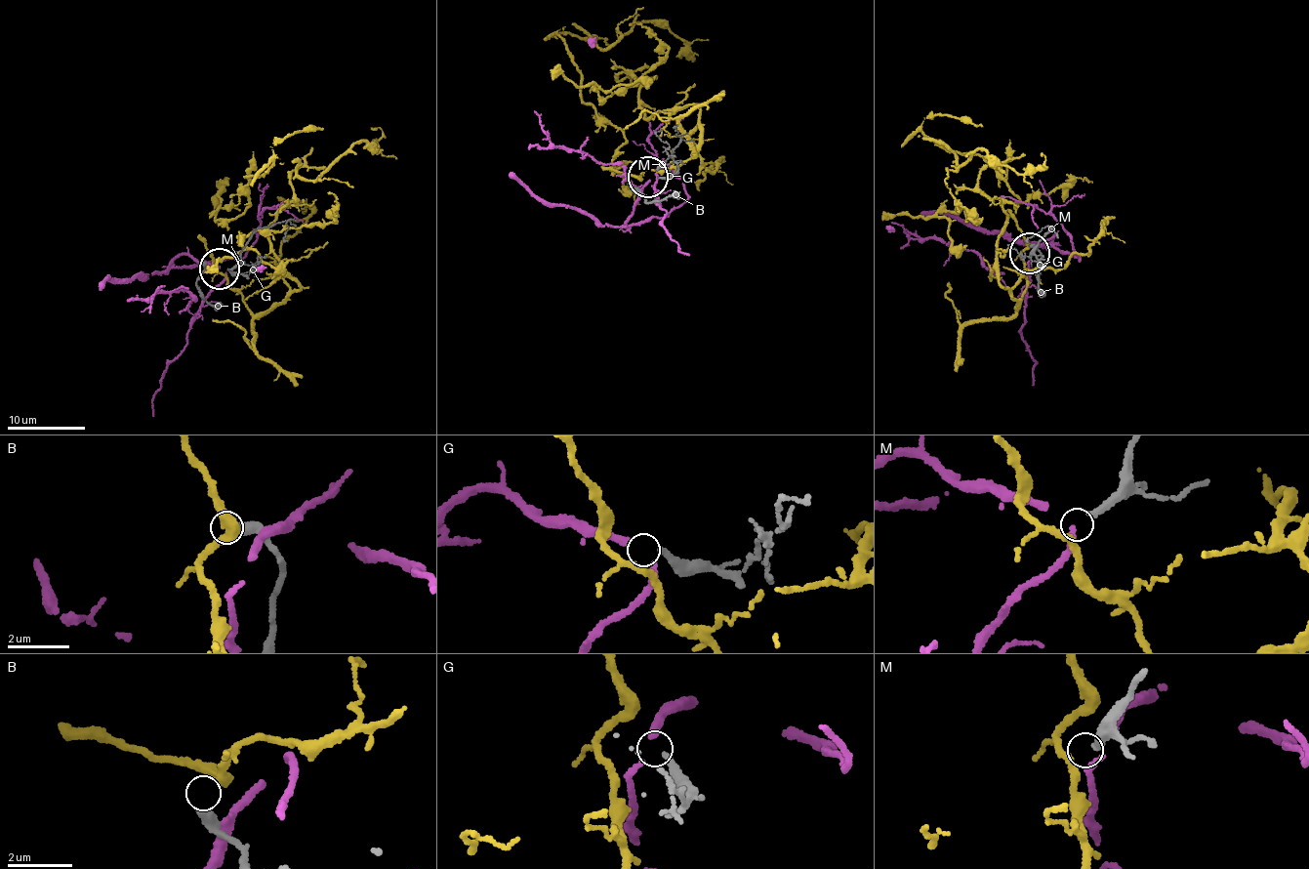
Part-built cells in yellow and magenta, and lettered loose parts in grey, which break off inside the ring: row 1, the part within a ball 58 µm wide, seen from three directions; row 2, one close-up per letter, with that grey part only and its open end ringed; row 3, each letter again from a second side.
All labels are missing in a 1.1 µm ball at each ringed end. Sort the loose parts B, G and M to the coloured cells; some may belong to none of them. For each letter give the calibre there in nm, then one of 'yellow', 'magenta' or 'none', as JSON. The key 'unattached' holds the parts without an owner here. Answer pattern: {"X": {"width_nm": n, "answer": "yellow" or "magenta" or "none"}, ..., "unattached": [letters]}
{"B": {"width_nm": 340, "answer": "none"}, "G": {"width_nm": 240, "answer": "magenta"}, "M": {"width_nm": 240, "answer": "none"}, "unattached": ["B", "M"]}

